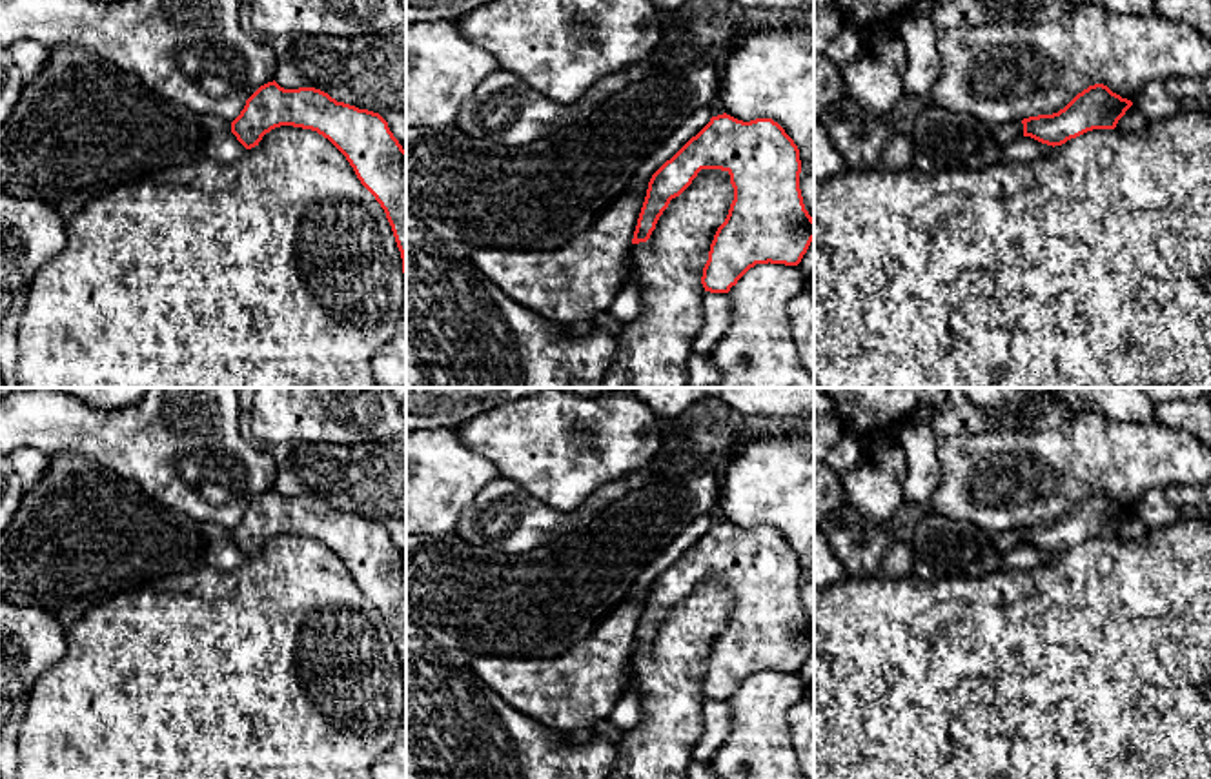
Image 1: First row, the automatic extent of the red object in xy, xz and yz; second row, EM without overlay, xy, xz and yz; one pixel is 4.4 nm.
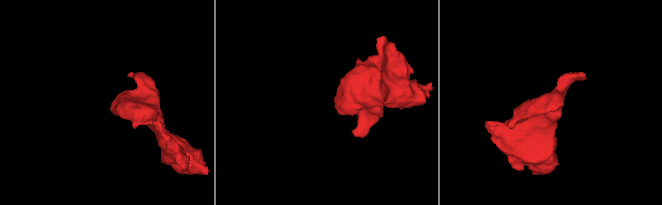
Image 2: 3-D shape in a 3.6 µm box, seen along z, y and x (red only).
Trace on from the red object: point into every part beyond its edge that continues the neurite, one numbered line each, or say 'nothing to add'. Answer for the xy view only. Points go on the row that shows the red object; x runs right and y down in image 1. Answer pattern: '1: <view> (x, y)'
nothing to add

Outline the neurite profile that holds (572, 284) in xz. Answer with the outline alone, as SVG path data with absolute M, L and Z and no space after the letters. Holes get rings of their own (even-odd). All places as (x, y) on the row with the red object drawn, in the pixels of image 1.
M646 189L617 198L561 249L532 255L475 248L470 260L508 297L557 326L594 322L626 282Z

